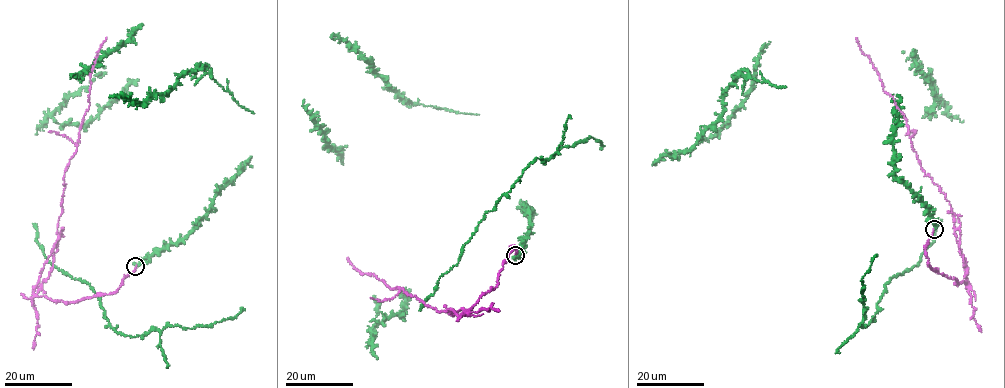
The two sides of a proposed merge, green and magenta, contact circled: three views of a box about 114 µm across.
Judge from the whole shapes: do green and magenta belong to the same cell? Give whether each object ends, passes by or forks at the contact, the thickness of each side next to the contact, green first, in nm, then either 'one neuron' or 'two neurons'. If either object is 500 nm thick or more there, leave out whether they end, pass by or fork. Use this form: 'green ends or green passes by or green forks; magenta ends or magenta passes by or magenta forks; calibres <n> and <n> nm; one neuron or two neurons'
green passes by; magenta ends; calibres 140 and 170 nm; two neurons

